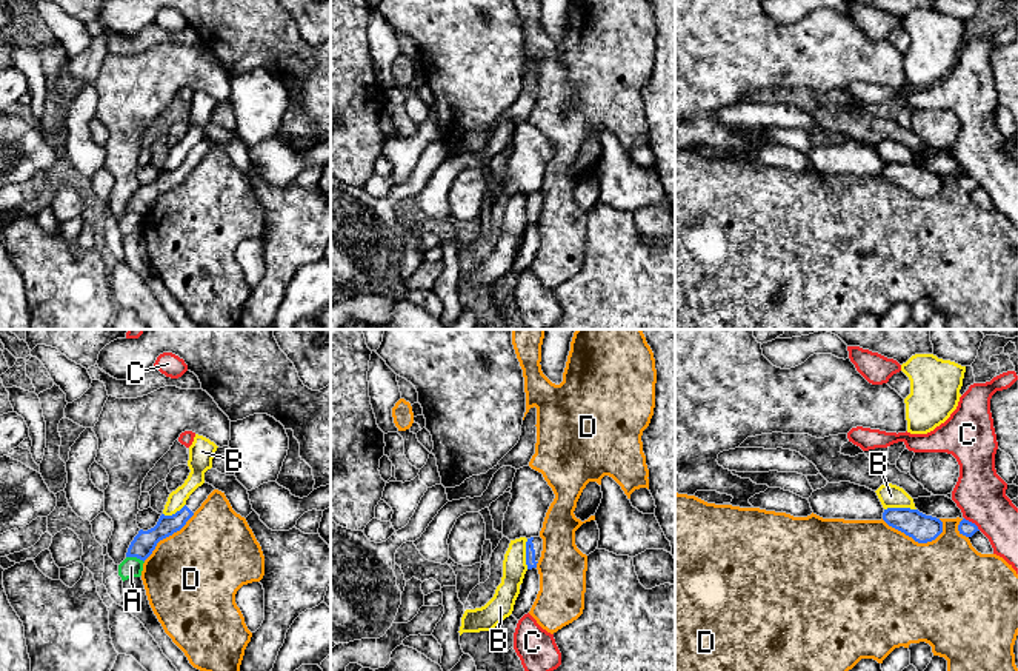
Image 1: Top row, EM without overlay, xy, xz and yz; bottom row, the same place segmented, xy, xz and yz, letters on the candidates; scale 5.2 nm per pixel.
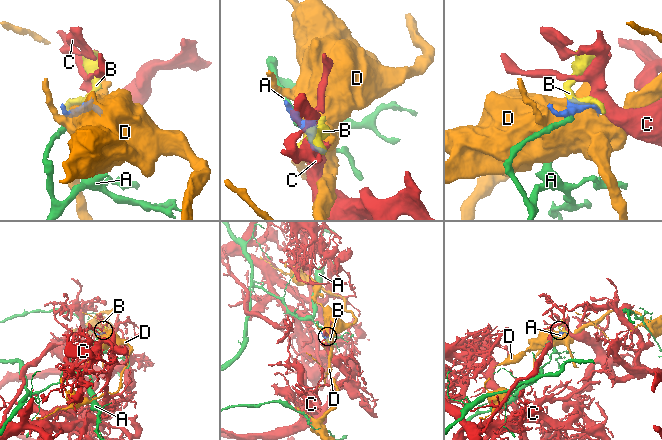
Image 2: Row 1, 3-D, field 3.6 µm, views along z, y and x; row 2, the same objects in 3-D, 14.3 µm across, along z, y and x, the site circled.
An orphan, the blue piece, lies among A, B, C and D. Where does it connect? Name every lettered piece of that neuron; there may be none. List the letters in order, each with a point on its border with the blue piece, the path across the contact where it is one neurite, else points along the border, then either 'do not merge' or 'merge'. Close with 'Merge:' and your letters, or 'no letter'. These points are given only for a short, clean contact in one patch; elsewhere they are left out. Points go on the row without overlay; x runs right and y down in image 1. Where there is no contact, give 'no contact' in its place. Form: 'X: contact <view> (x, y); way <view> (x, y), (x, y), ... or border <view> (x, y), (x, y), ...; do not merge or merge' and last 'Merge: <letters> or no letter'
A: contact xy (136, 211); border xy (126, 211), (136, 211), (143, 217); do not merge
B: contact yz (900, 163); border yz (915, 163), (884, 165); do not merge
C: contact yz (971, 177); border yz (964, 173), (980, 185); do not merge
D: contact yz (912, 193); do not merge
Merge: no letter

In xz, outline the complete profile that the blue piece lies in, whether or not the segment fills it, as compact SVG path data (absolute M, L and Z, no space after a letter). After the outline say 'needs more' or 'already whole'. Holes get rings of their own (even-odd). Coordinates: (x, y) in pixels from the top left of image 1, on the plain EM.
M540 191L527 194L527 197L526 197L527 225L537 223L537 219L541 212L541 206L543 206L543 194Z | needs more

